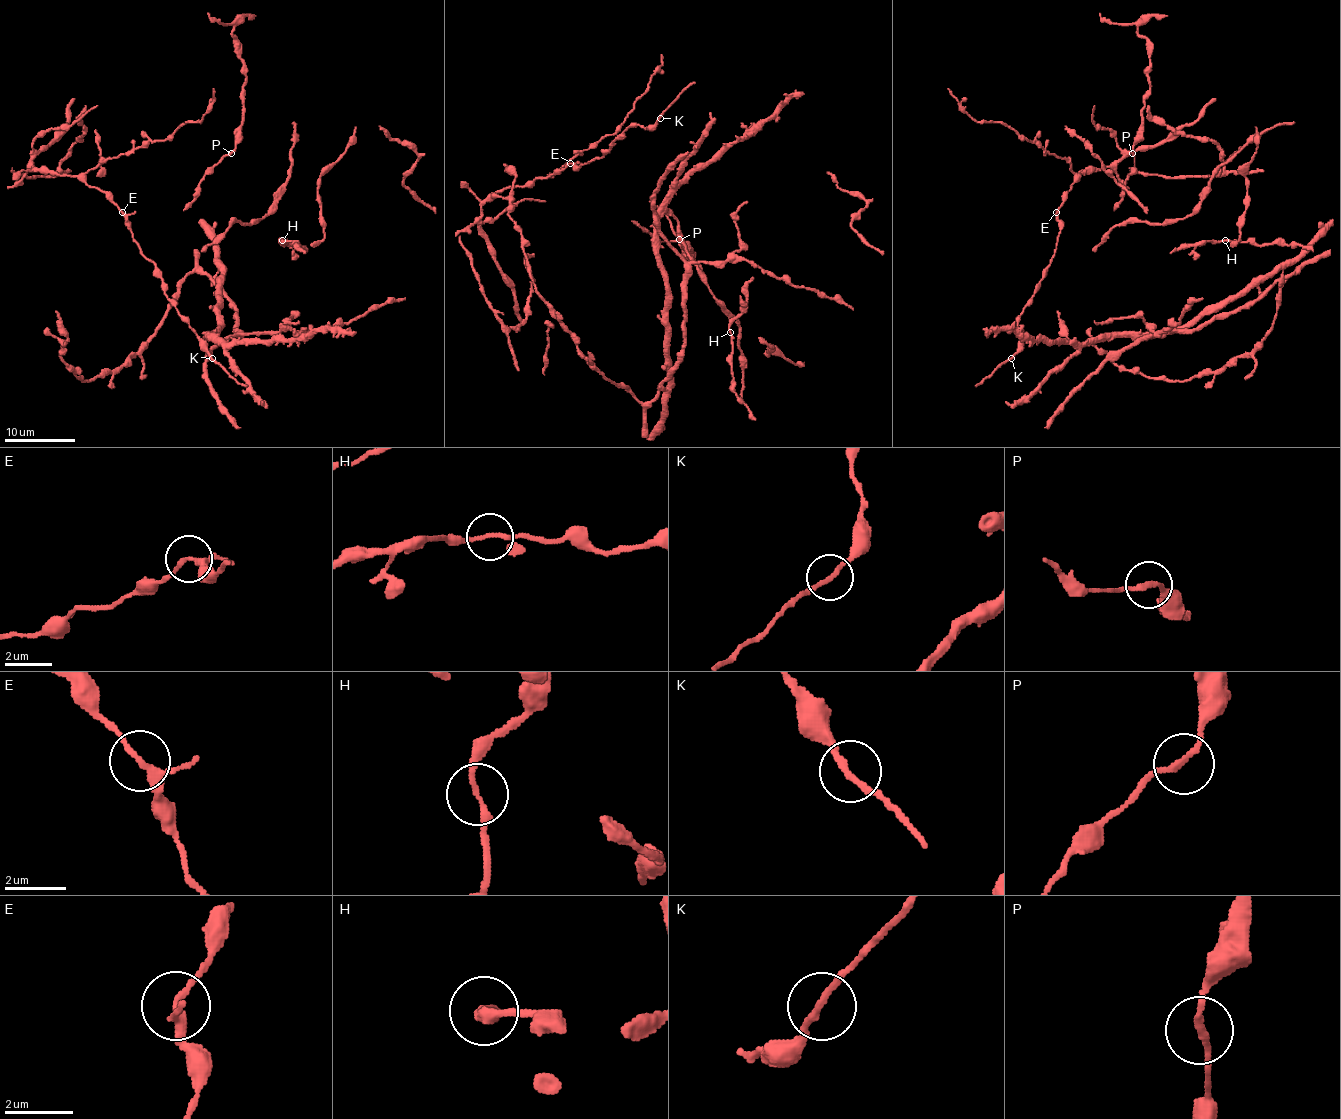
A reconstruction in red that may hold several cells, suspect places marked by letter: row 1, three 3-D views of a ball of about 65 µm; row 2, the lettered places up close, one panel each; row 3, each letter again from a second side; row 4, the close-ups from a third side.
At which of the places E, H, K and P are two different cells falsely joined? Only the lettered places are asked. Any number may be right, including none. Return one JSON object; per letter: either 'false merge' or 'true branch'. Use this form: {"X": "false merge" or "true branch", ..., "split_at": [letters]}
{"E": "true branch", "H": "true branch", "K": "true branch", "P": "true branch", "split_at": []}

